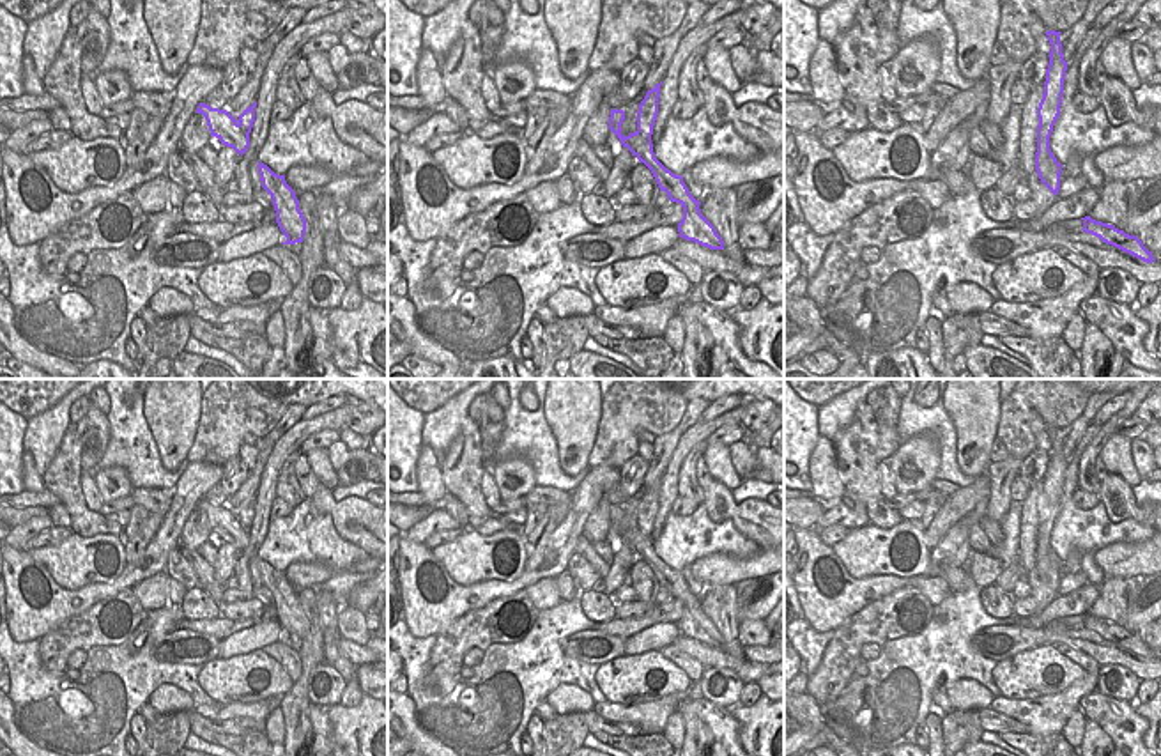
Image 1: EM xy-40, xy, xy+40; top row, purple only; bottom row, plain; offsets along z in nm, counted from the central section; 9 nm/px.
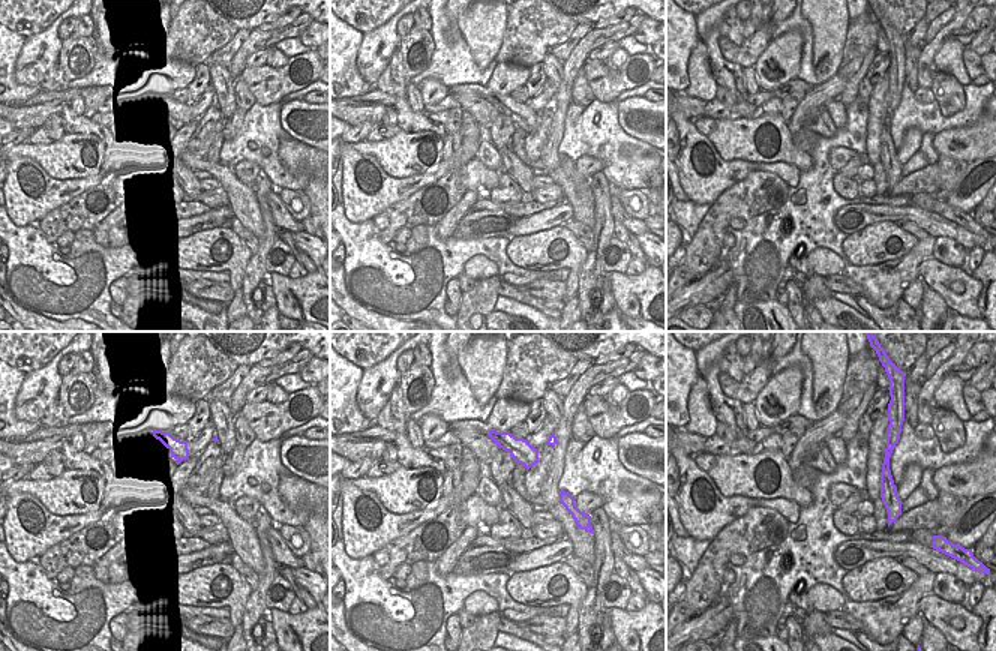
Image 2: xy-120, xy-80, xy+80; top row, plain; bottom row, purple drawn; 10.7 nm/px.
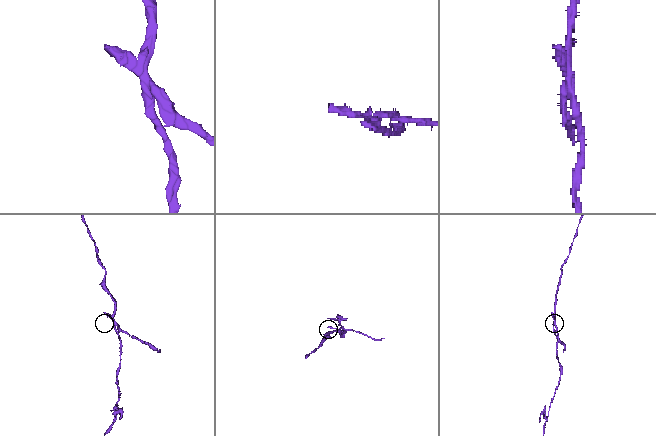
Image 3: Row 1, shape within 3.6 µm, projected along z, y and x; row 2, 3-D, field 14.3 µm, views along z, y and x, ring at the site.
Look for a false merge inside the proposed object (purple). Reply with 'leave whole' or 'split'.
split

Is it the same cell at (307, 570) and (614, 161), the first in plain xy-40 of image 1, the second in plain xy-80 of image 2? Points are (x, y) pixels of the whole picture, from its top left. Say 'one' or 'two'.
two

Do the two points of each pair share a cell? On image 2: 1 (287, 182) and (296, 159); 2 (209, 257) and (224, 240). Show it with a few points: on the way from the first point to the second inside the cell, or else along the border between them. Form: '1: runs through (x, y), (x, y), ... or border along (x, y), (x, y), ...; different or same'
1: border along (278, 141), (278, 161), (297, 180), (302, 189); different
2: runs through (213, 252), (221, 245); same

